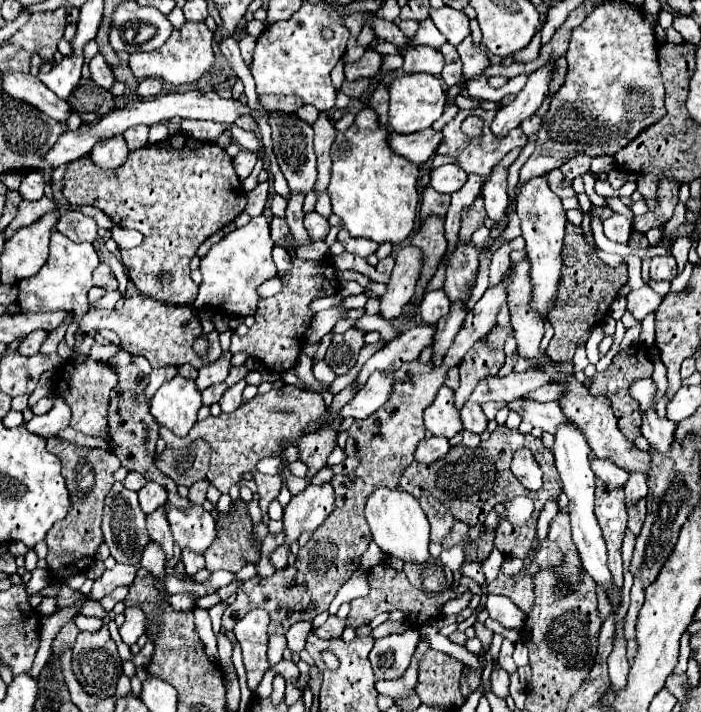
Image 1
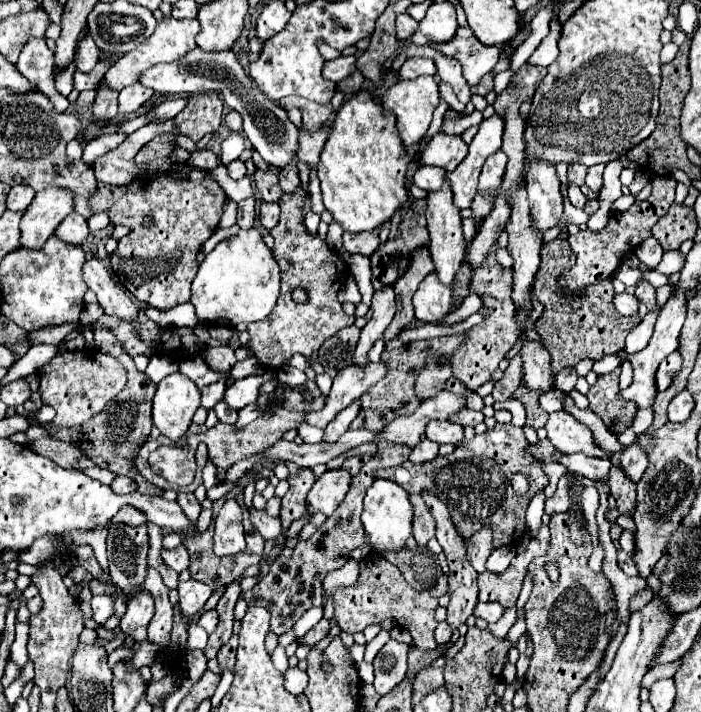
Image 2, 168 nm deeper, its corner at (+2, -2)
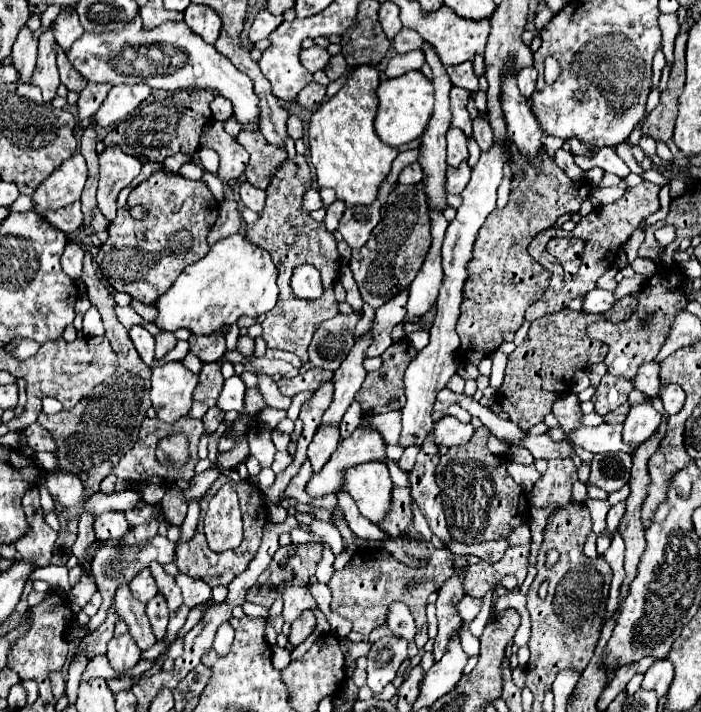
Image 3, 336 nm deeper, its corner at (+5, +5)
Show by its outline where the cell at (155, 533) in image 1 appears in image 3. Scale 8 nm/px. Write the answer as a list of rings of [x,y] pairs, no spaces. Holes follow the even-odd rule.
[[[152,561],[152,563],[148,565],[148,569],[152,571],[152,575],[154,575],[154,579],[156,579],[156,585],[158,585],[160,593],[166,597],[168,607],[170,607],[172,611],[178,609],[178,607],[182,605],[182,595],[180,595],[180,589],[178,589],[174,577],[170,577],[170,575],[164,571],[164,565],[158,563],[158,561]]]

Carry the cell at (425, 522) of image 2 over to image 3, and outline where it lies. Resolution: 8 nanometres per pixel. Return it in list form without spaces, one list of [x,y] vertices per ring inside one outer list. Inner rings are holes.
[[[394,487],[394,503],[390,507],[390,515],[388,515],[386,523],[382,523],[380,529],[390,533],[390,537],[402,535],[414,521],[412,501],[414,499],[412,499],[408,487]]]

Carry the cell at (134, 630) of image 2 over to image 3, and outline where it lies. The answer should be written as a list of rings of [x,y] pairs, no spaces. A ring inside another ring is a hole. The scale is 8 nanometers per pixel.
[[[142,569],[132,581],[130,581],[130,591],[132,595],[142,601],[142,603],[148,603],[156,593],[158,593],[158,587],[154,583],[154,577],[150,575],[148,569]]]

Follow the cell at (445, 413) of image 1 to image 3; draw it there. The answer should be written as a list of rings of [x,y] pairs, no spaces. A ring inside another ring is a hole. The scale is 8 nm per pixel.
[[[444,415],[442,419],[434,421],[434,427],[432,427],[432,433],[434,433],[436,443],[446,445],[446,447],[462,445],[462,443],[470,441],[472,431],[474,431],[472,423],[460,423],[452,415]]]

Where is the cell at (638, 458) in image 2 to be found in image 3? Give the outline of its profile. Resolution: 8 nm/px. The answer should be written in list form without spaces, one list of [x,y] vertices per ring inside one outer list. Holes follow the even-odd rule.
[[[634,405],[624,421],[624,441],[632,447],[640,447],[646,439],[652,437],[656,427],[660,425],[660,413],[648,405]]]

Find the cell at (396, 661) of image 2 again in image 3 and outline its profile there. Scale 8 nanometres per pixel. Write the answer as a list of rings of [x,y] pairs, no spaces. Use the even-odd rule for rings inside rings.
[[[382,637],[378,639],[368,653],[368,687],[374,693],[382,693],[382,689],[396,677],[402,661],[408,657],[406,639],[400,637]]]

